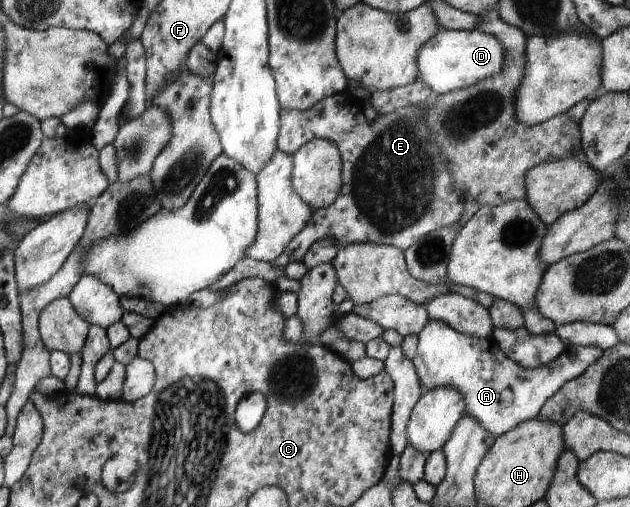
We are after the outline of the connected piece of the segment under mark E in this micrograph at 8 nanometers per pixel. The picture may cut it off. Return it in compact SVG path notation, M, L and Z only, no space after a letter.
M348 92L320 100L315 107L308 108L308 111L300 111L297 109L282 110L282 127L280 128L278 139L278 149L280 152L293 156L308 141L321 139L328 140L334 145L340 144L340 154L342 154L342 186L340 190L340 200L336 200L336 204L315 210L314 218L312 218L311 222L308 223L306 227L302 228L295 239L293 239L285 248L286 253L290 256L290 262L302 262L307 249L310 248L312 244L322 241L322 238L331 239L340 247L346 247L352 244L369 243L374 245L391 245L395 248L402 249L405 252L409 247L411 247L412 243L422 239L424 236L427 236L440 228L445 228L459 222L464 210L466 210L466 201L459 194L458 190L456 190L455 182L451 180L451 170L445 164L447 161L443 158L442 150L440 150L439 145L436 145L433 142L435 139L434 133L427 128L426 121L423 120L424 117L425 106L415 105L392 111L387 114L381 114L378 112L377 118L374 122L368 122L362 112L360 103Z

